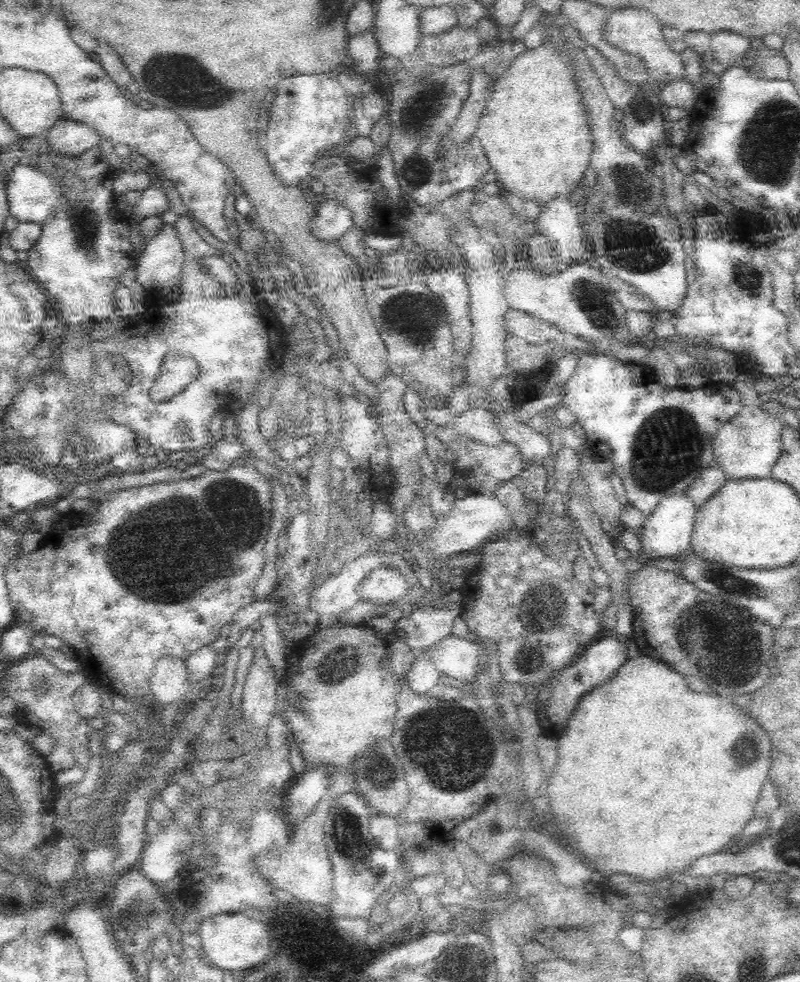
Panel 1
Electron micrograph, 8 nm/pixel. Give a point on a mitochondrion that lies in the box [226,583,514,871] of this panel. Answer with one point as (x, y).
(462, 771)

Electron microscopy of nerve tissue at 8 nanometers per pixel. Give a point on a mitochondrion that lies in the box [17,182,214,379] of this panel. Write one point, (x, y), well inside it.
(85, 229)

